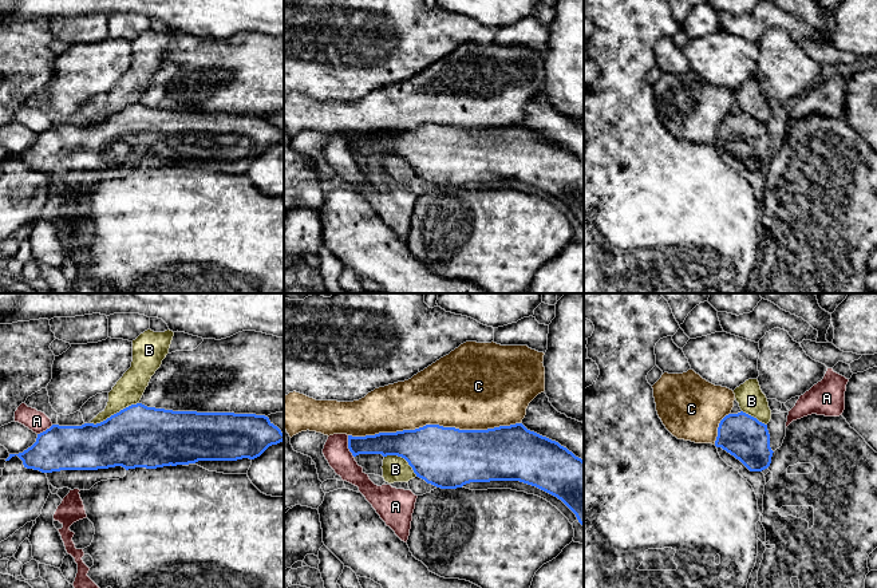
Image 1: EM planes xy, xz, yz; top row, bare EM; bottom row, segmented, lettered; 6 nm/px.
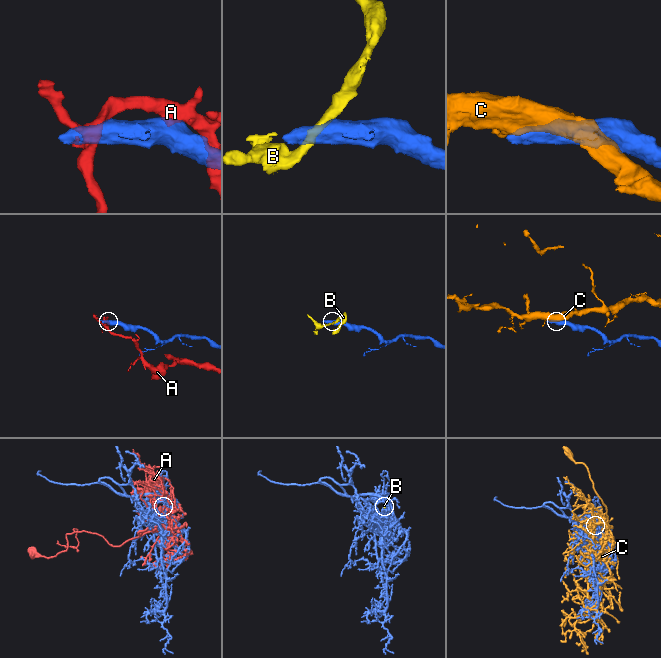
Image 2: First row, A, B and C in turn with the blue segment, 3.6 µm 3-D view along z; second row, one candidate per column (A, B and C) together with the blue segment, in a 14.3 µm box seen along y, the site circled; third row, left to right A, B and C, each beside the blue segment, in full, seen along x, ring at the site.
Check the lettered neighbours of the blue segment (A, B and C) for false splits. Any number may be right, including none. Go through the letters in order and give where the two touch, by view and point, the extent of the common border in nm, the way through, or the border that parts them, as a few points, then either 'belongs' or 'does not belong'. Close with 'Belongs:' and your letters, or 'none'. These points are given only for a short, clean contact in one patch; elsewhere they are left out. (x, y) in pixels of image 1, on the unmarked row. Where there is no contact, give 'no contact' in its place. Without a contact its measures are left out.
A: meets blue in xz at (348, 146); contact 130 nm long; does not belong
B: meets blue in xy at (114, 114); contact 320 nm long; does not belong
C: meets blue in xz at (434, 125); contact 1050 nm long; does not belong
Belongs: none

